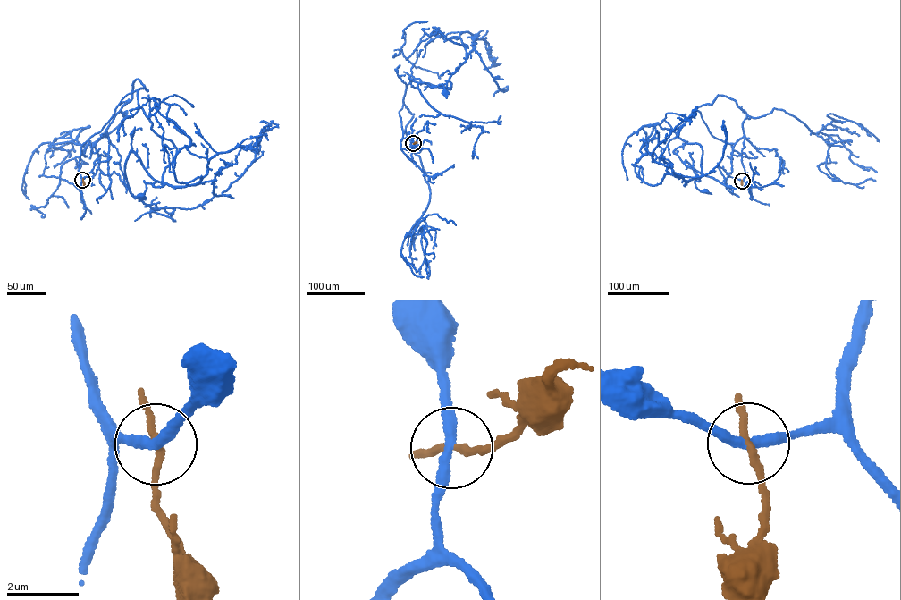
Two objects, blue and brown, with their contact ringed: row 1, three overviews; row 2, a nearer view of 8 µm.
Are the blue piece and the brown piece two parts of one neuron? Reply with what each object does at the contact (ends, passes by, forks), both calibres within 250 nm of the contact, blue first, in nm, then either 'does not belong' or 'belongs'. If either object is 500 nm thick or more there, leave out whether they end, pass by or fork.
blue passes by; brown passes by; calibres 260 and 170 nm; does not belong

